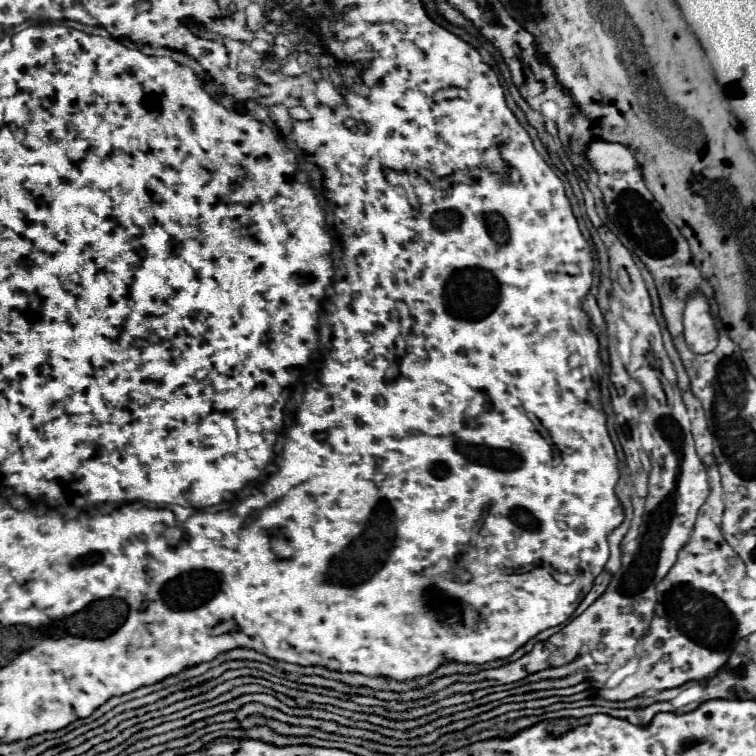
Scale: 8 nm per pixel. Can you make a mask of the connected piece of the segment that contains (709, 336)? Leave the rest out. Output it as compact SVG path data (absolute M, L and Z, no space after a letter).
M693 291L689 295L689 301L685 305L685 315L683 315L683 325L685 325L685 341L693 353L711 353L717 347L717 329L715 321L709 315L707 299L703 297L701 291Z

